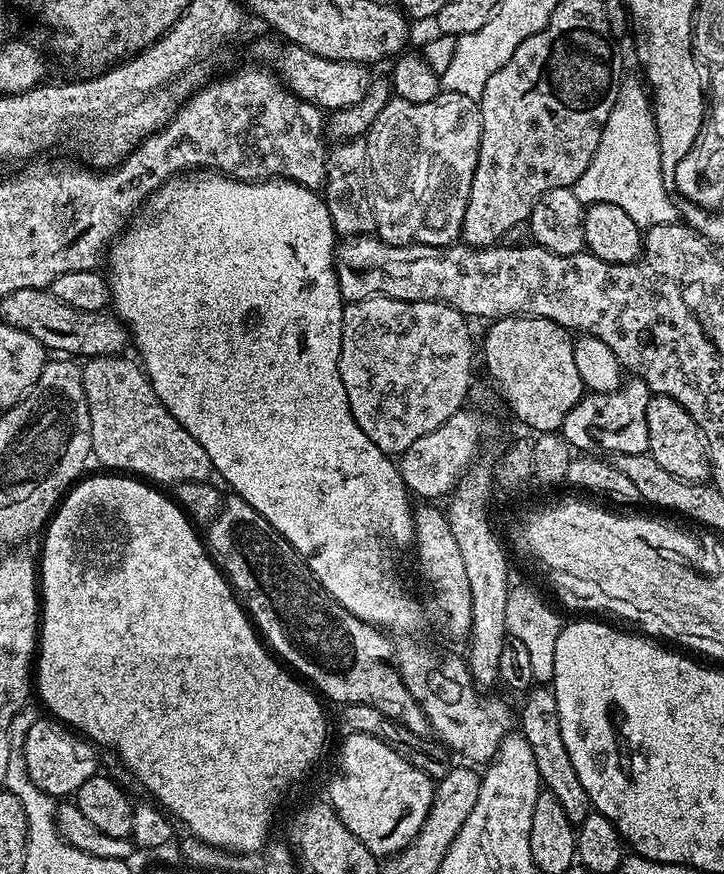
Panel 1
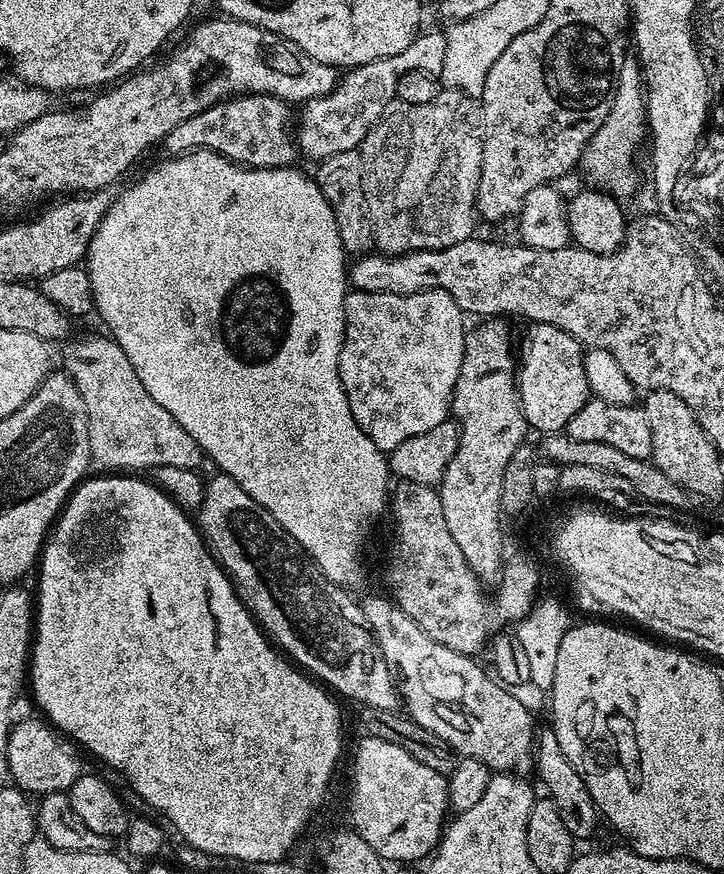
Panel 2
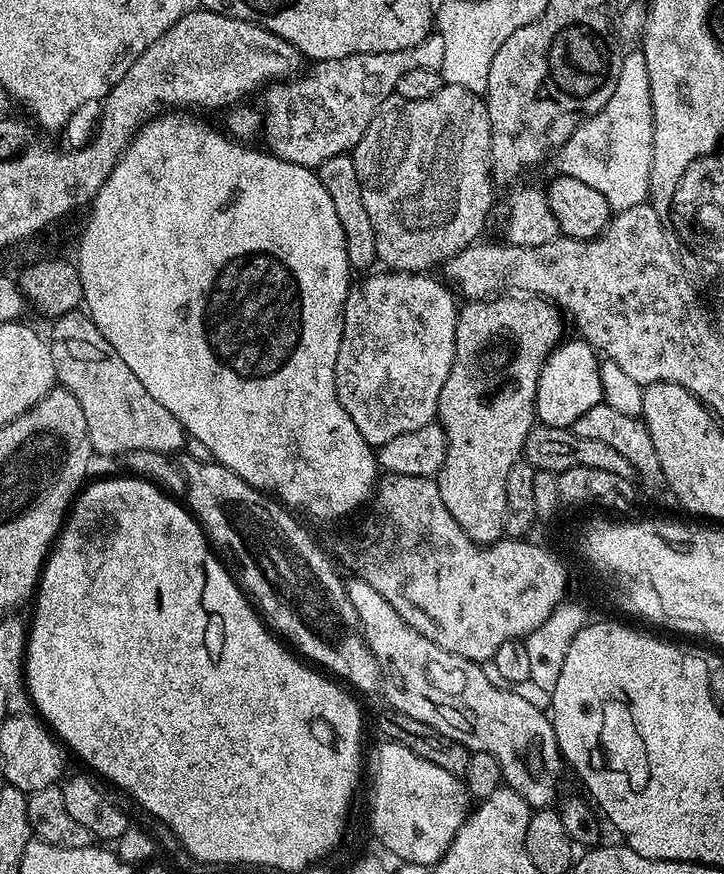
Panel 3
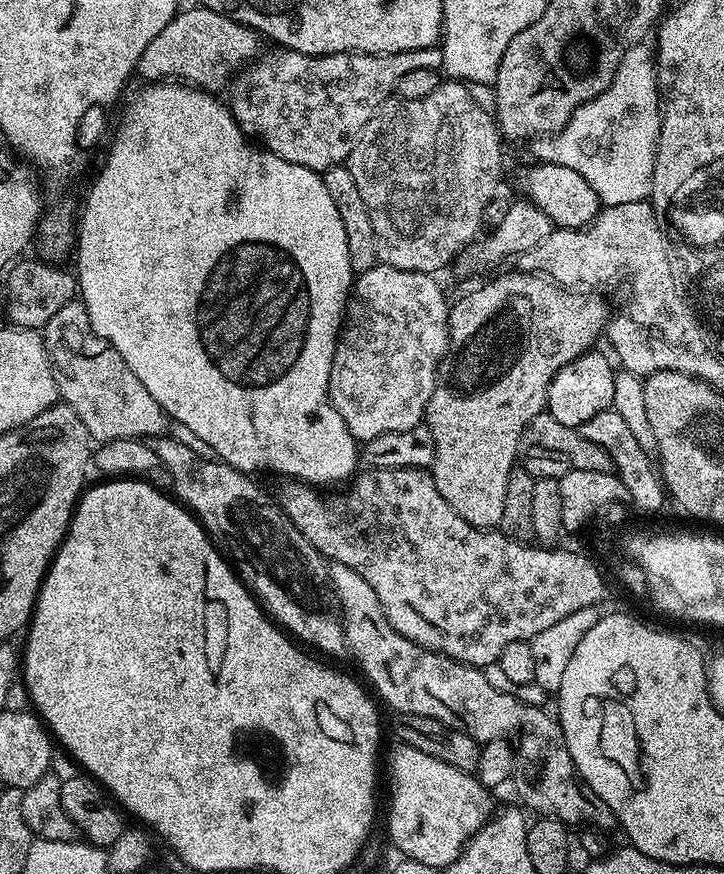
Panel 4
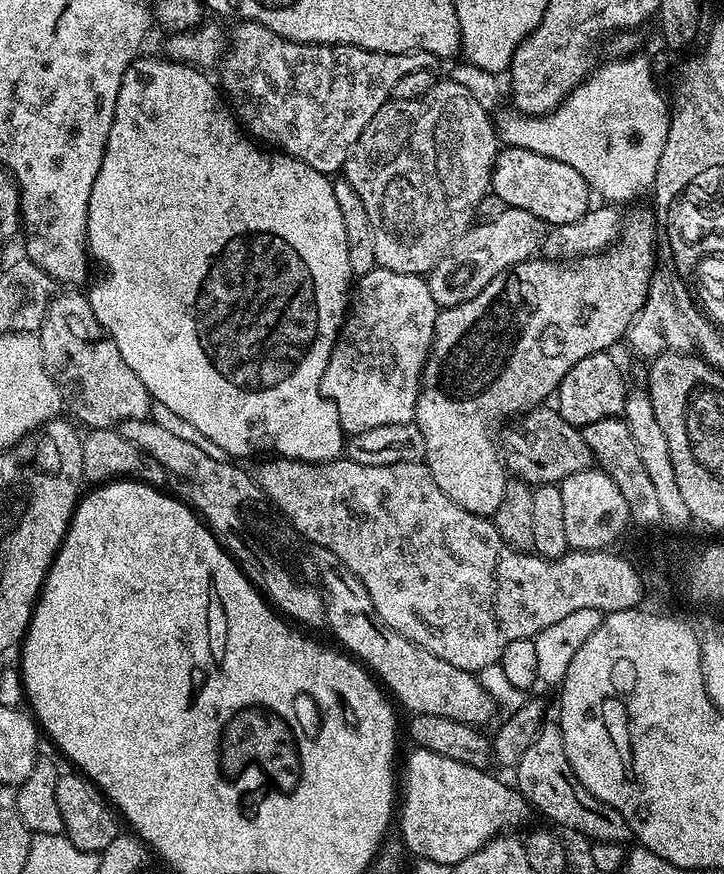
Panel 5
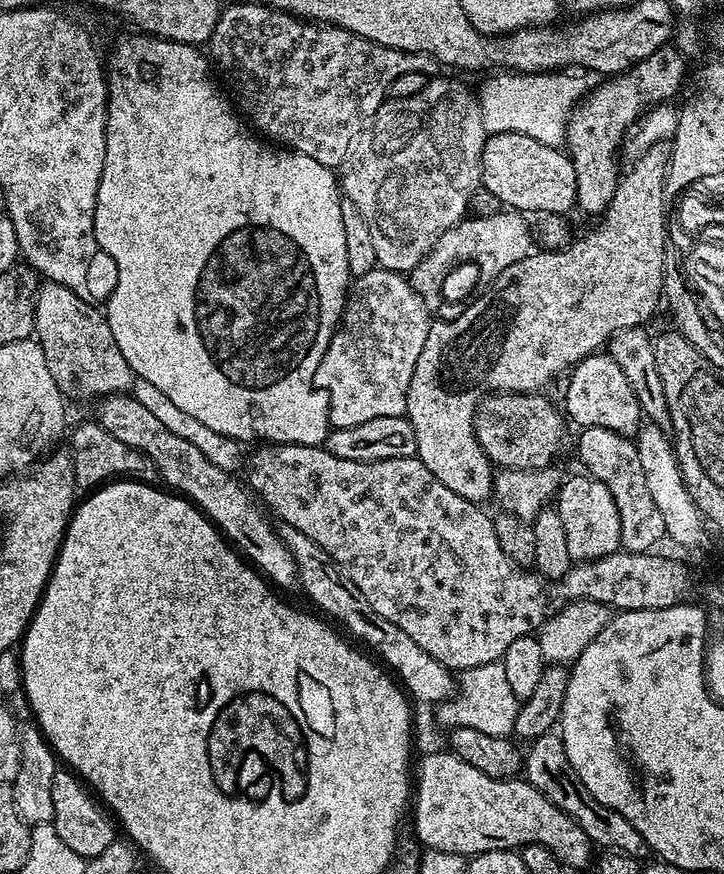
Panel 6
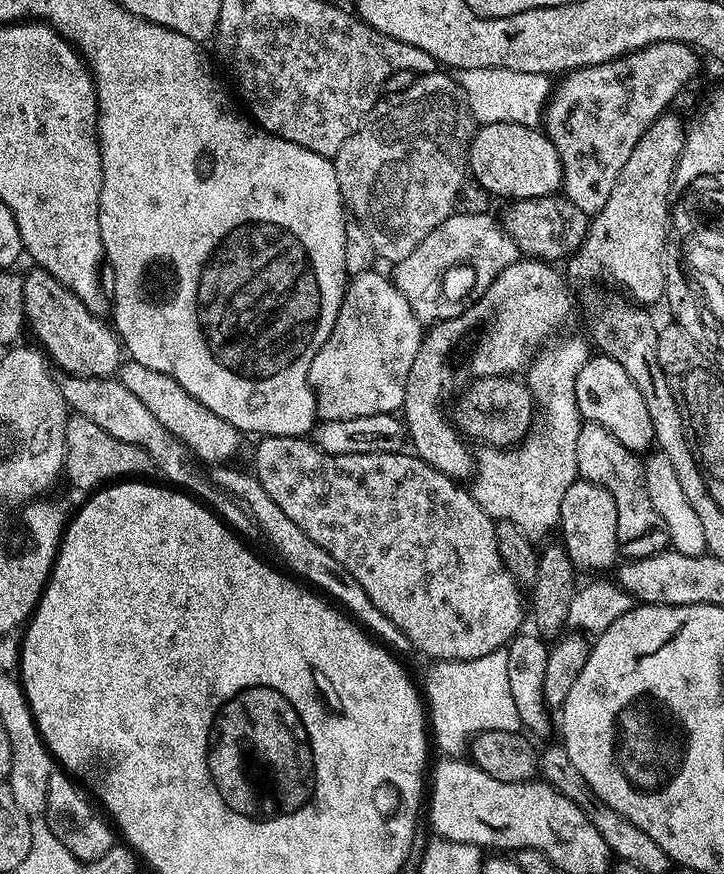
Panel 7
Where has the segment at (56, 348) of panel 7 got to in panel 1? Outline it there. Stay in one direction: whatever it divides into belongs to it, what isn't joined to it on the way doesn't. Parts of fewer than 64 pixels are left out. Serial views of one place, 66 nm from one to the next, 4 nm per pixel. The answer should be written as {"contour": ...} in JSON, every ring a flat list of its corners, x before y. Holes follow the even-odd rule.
{"contour":[[123,355,93,356,85,359,80,369,90,410,92,456,108,467,105,469,131,474,160,486,207,481,214,469,206,450,162,406,143,367,135,359,124,359]]}

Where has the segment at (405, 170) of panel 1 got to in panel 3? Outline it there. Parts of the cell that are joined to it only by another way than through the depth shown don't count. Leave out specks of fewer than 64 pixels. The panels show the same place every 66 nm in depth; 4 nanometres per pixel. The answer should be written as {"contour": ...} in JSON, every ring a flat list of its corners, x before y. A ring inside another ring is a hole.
{"contour":[[445,84,438,90,438,94,434,94,430,98,422,98,422,102,414,102,393,94,386,102,382,102,382,106,374,114,370,126,366,126,366,134,362,134,362,138,356,143,356,147,352,149,350,155,354,162,354,170,358,170,358,182,362,186,362,203,366,205,366,214,370,214,370,223,374,225,376,259,385,269,393,272,424,274,432,270,435,264,443,265,454,254,458,254,463,248,468,248,481,239,486,222,486,212,494,203,494,197,492,197,494,177,488,105,477,93,466,90,462,86]]}

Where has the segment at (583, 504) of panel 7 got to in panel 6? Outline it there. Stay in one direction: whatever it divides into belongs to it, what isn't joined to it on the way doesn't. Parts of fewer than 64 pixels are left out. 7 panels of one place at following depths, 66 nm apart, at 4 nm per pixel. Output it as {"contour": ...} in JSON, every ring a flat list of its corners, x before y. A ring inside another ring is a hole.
{"contour":[[581,474,563,481,554,497,554,507,562,518,566,530,566,546,570,549,573,561,597,560,606,554,621,551,622,518,618,518,618,506,614,506,614,494,606,490,602,482,593,476]]}

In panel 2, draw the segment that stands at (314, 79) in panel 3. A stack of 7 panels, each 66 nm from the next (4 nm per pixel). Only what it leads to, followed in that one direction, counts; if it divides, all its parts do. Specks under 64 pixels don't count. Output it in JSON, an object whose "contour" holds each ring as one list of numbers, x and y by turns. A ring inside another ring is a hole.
{"contour":[[424,30,414,38,414,42,410,42,410,46,406,46,406,50,402,50,402,54,347,69,330,94,307,101,300,108,300,125,294,128,297,149,303,155,305,152,313,162,325,160,334,154,357,151,368,131,379,122,380,115,396,99,398,78,407,72,425,72,439,77,445,59,444,32]]}

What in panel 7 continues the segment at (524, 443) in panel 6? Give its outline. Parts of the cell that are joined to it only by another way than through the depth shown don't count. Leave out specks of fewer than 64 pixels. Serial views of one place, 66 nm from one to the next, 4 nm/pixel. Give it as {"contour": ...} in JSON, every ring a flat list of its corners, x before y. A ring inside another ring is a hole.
{"contour":[[511,376,473,380,455,401,454,423,457,429,465,437,473,436,474,439,481,440,481,445,490,448,510,448,519,444,533,427,534,405,527,383,520,381,519,384,518,381]]}

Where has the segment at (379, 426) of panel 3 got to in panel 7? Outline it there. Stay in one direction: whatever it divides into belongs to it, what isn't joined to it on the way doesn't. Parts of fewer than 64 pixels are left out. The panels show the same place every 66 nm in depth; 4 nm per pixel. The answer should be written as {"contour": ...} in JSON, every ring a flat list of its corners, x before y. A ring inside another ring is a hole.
{"contour":[[380,270,351,277,334,330,310,362,308,383,316,396,317,417,345,420,366,414,399,413,406,398,406,378,410,378,410,366,418,358,421,339,420,320,392,279]]}

